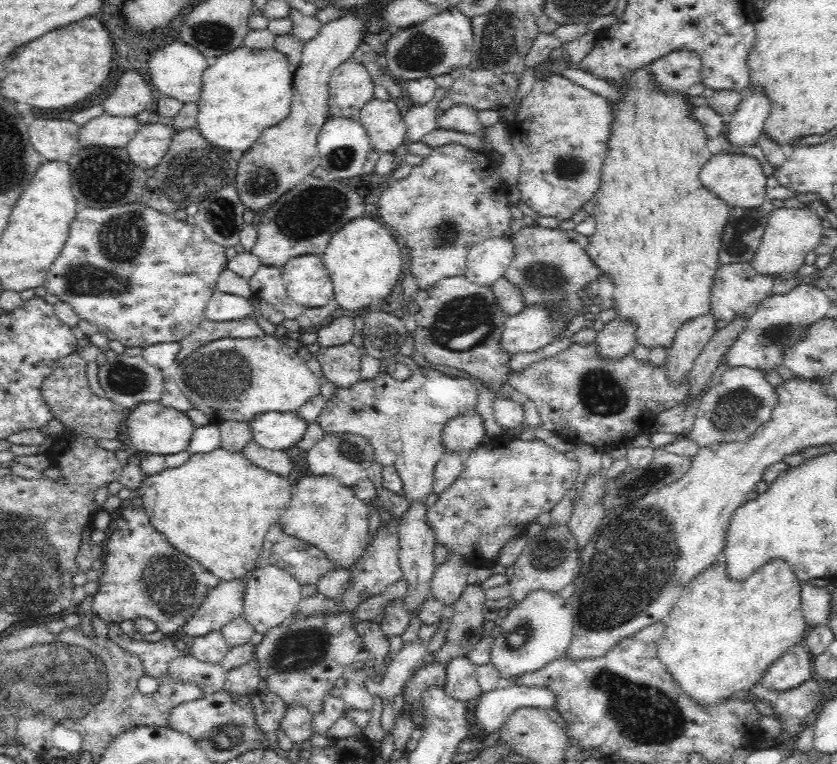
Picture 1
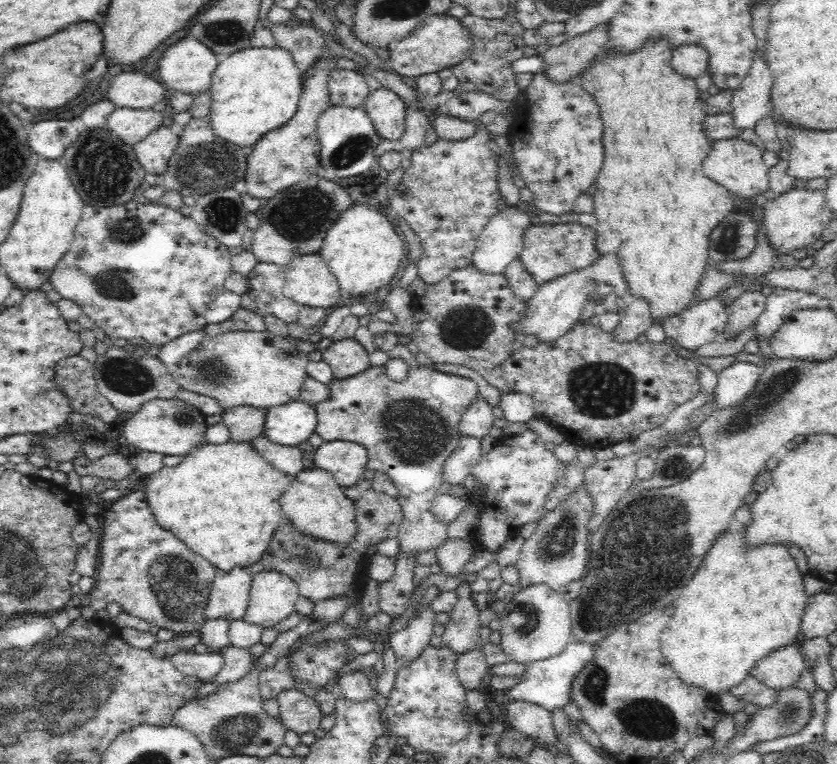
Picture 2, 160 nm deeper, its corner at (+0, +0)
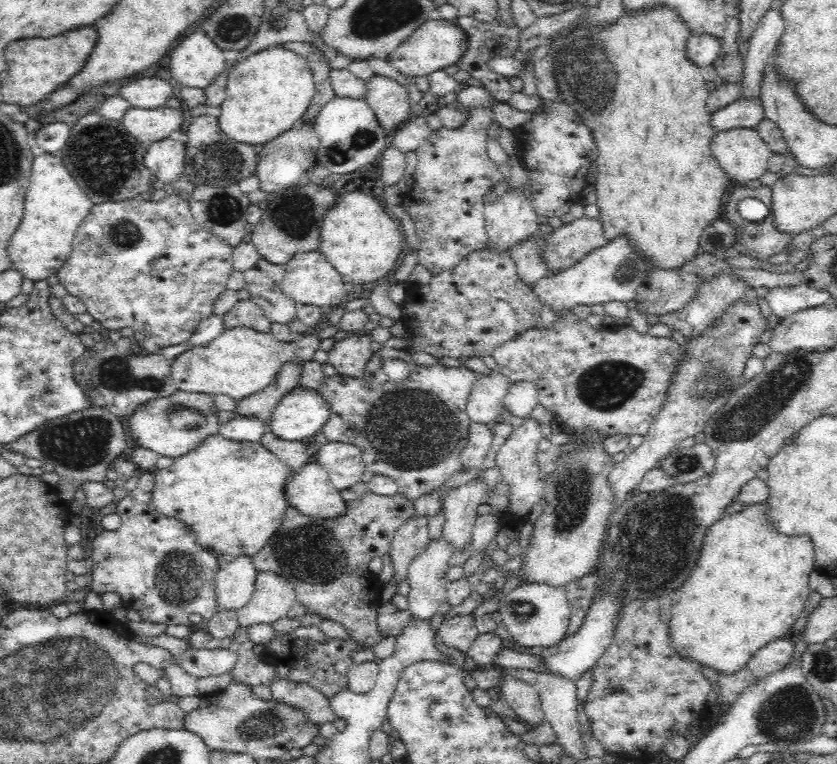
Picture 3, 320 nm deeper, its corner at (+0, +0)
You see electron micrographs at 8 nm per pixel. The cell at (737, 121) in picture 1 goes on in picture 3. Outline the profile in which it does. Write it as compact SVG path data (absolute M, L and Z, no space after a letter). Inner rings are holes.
M768 9L758 20L754 34L748 40L746 63L741 83L744 99L759 97L764 66L772 55L785 29L780 9Z

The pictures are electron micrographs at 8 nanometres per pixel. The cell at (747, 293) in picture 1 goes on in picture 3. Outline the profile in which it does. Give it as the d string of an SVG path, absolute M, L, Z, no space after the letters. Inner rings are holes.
M742 184L734 186L728 196L728 200L723 204L724 218L726 222L732 225L735 231L735 242L731 245L730 249L721 249L721 253L726 258L732 258L740 254L750 254L752 258L758 258L758 260L773 259L778 260L785 256L784 249L788 246L788 243L792 240L793 235L789 232L780 232L775 228L774 216L772 215L772 190L768 185L760 185L757 188L751 188ZM744 198L758 198L762 200L764 205L770 210L770 214L761 220L760 222L750 222L737 213L737 205L744 200Z

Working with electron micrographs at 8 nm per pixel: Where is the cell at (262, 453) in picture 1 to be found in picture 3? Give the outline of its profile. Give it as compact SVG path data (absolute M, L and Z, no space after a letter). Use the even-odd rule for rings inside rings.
M268 430L259 443L263 444L263 447L267 448L269 452L278 456L280 460L284 461L293 472L310 463L308 450L300 440L282 440L271 430Z

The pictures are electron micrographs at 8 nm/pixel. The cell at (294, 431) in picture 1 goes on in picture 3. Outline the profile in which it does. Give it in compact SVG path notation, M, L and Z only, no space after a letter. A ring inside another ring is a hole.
M296 386L278 401L268 428L282 440L315 436L331 417L331 408L316 388Z

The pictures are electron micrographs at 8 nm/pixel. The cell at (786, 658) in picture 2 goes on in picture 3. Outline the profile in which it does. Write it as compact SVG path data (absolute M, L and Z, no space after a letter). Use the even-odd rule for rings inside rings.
M790 638L773 640L754 652L746 666L756 680L764 679L790 662L792 644Z

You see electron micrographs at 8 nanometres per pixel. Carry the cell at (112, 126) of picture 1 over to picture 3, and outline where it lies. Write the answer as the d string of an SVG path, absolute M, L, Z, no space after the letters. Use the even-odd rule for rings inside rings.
M166 106L155 109L130 107L121 120L126 131L146 148L150 142L166 140L172 132L181 131L184 124L182 111Z

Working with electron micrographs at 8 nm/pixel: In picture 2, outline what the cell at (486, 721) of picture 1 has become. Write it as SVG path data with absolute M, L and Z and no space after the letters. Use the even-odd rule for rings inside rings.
M576 639L570 641L560 654L550 656L544 660L534 660L526 666L526 680L517 683L513 688L506 690L509 700L525 700L532 704L538 704L546 710L563 708L572 698L572 686L574 678L580 675L594 656L594 644L578 642Z

